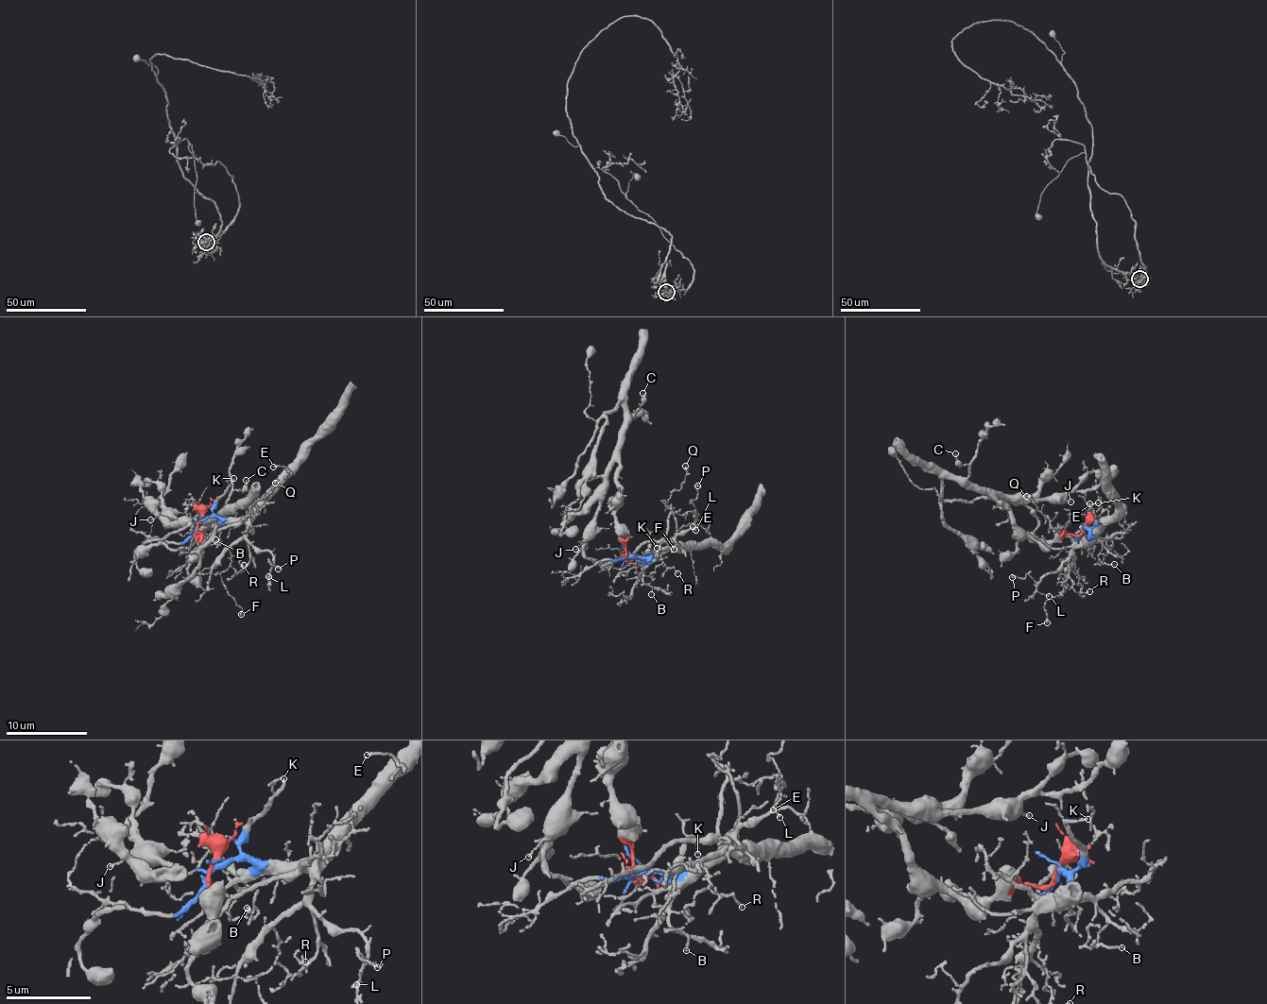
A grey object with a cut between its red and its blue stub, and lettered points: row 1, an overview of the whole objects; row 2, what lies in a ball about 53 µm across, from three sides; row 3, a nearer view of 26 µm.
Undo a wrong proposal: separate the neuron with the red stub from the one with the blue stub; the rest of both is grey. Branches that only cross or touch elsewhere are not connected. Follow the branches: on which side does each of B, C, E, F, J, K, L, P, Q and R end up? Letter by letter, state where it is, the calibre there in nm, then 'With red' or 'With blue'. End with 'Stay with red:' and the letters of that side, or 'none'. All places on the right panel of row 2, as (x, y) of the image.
B: Place: (1114, 564). Thickness 80 nm. With blue
C: Place: (955, 453). Thickness 100 nm. With red
E: Place: (1089, 503). Thickness 120 nm. With blue
F: Place: (1047, 622). Thickness 120 nm. With blue
J: Place: (1070, 502). Thickness 80 nm. With red
K: Place: (1098, 502). Thickness 130 nm. With blue
L: Place: (1049, 596). Thickness 80 nm. With blue
P: Place: (1012, 577). Thickness 110 nm. With blue
Q: Place: (1026, 496). Thickness 170 nm. With blue
R: Place: (1089, 591). Thickness 80 nm. With blue
Stay with red: C, J

